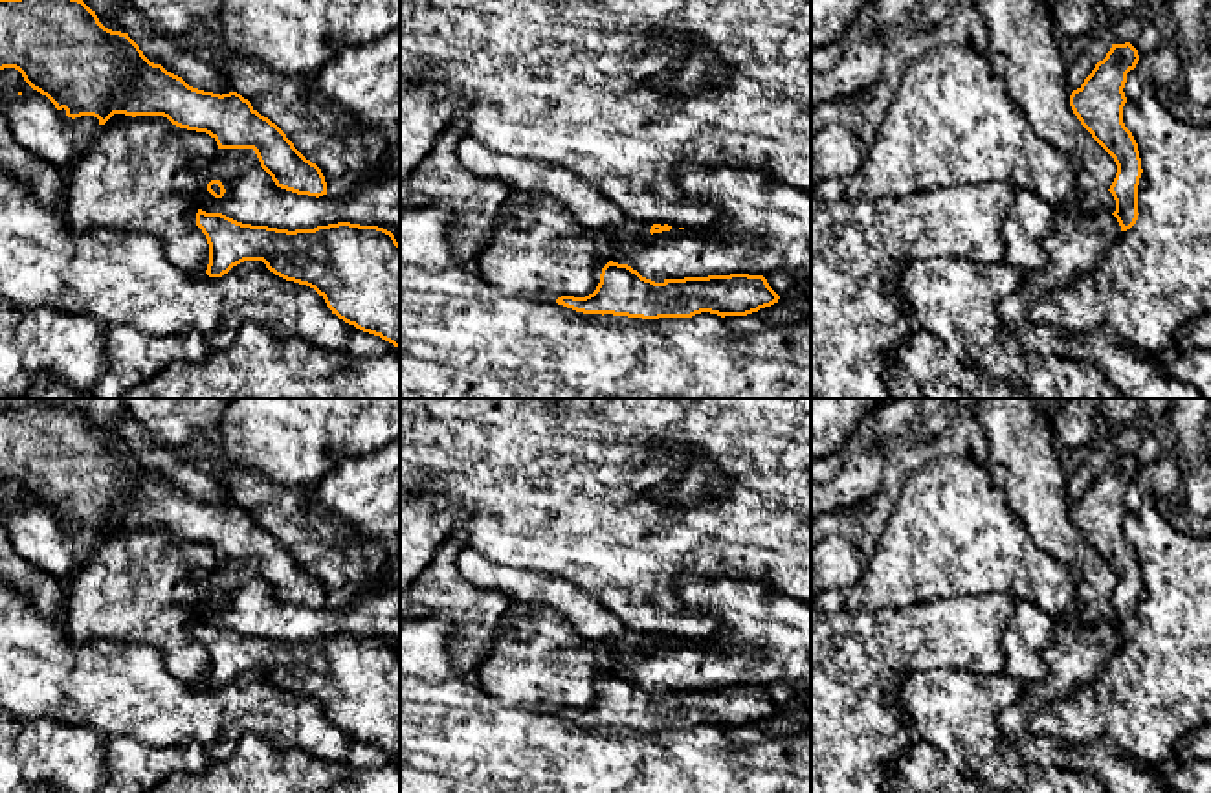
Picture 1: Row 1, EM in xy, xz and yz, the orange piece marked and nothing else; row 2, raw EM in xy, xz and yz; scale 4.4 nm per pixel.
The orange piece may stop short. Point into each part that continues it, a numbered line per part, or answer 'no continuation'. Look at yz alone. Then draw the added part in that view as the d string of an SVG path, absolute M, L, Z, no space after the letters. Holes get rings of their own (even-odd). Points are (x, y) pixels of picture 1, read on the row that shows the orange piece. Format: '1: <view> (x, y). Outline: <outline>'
no continuation

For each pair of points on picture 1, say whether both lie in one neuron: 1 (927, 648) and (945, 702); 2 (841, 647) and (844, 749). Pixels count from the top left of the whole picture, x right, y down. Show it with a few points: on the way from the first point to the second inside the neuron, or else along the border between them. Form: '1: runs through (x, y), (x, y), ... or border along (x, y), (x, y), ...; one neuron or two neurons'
1: border along (944, 667), (964, 667), (986, 674); two neurons
2: runs through (841, 672), (841, 724); one neuron

